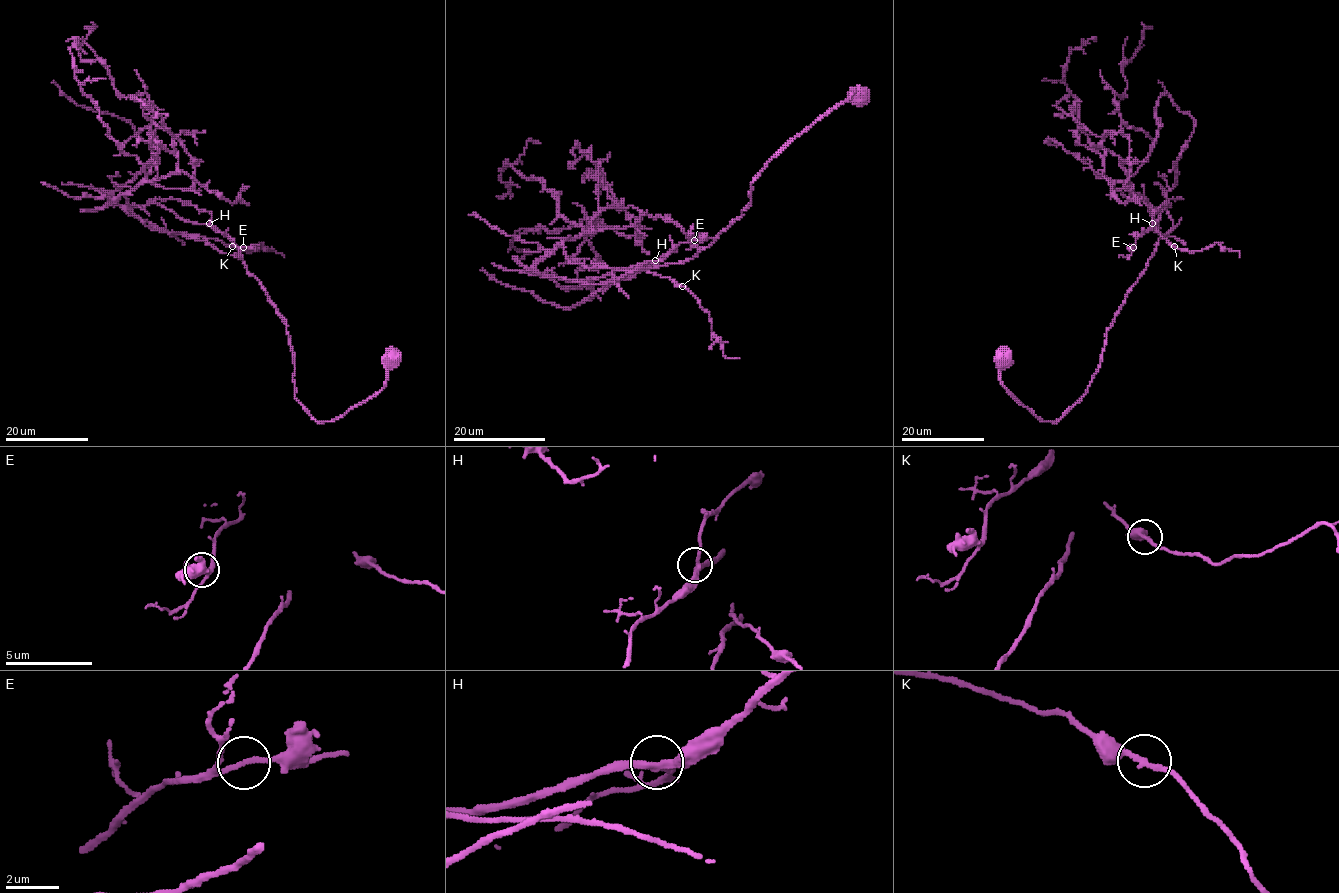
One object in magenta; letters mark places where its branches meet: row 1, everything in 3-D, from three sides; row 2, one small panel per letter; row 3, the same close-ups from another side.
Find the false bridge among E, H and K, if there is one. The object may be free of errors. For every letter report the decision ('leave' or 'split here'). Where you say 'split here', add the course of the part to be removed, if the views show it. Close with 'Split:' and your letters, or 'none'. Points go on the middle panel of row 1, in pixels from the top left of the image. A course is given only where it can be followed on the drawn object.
E: leave
H: leave
K: leave
Split: none

